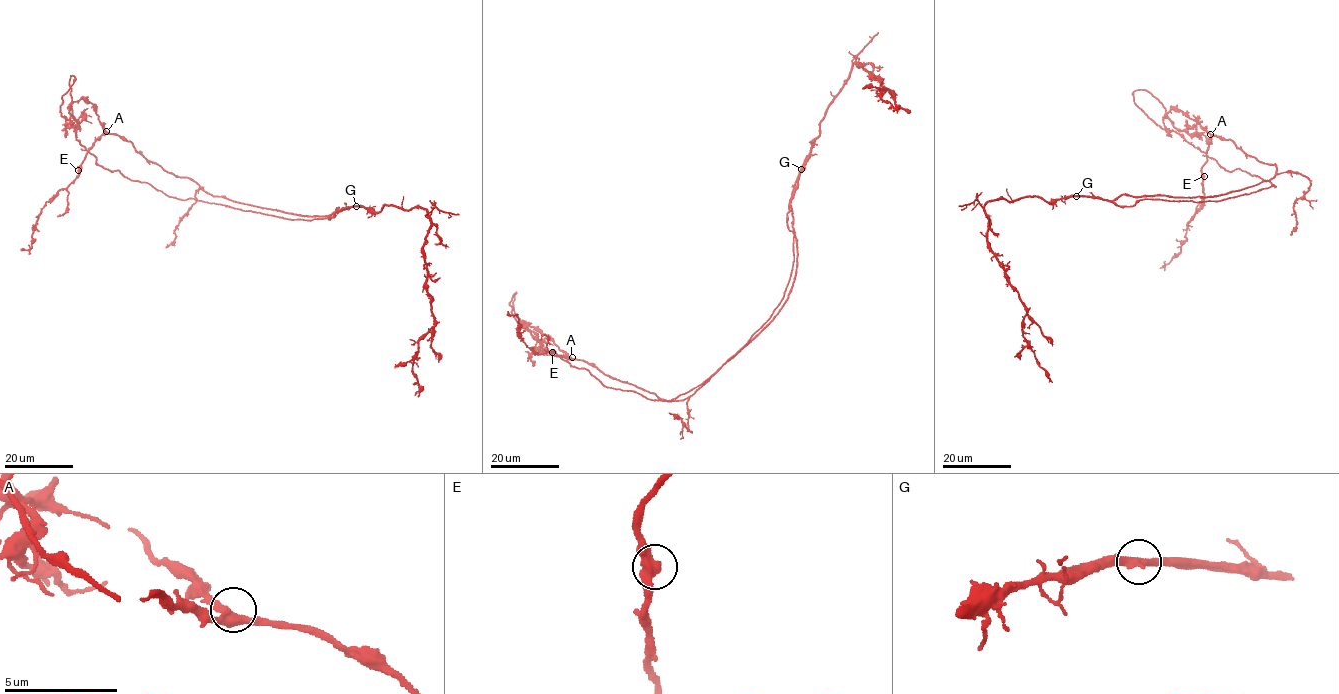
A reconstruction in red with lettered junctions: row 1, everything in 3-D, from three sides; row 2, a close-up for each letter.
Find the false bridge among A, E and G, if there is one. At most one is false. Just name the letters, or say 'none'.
G

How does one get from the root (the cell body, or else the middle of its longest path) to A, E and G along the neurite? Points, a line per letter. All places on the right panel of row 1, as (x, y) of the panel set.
A: (1182, 201), (1218, 201), (1275, 186), (1239, 168), (1228, 171), (1222, 168), (1206, 154), (1210, 134)
E: (1182, 201), (1218, 201), (1275, 186), (1239, 168), (1225, 170), (1208, 156), (1202, 167), (1204, 176)
G: (1182, 201), (1140, 199), (1132, 206), (1117, 205), (1099, 197), (1076, 196)

